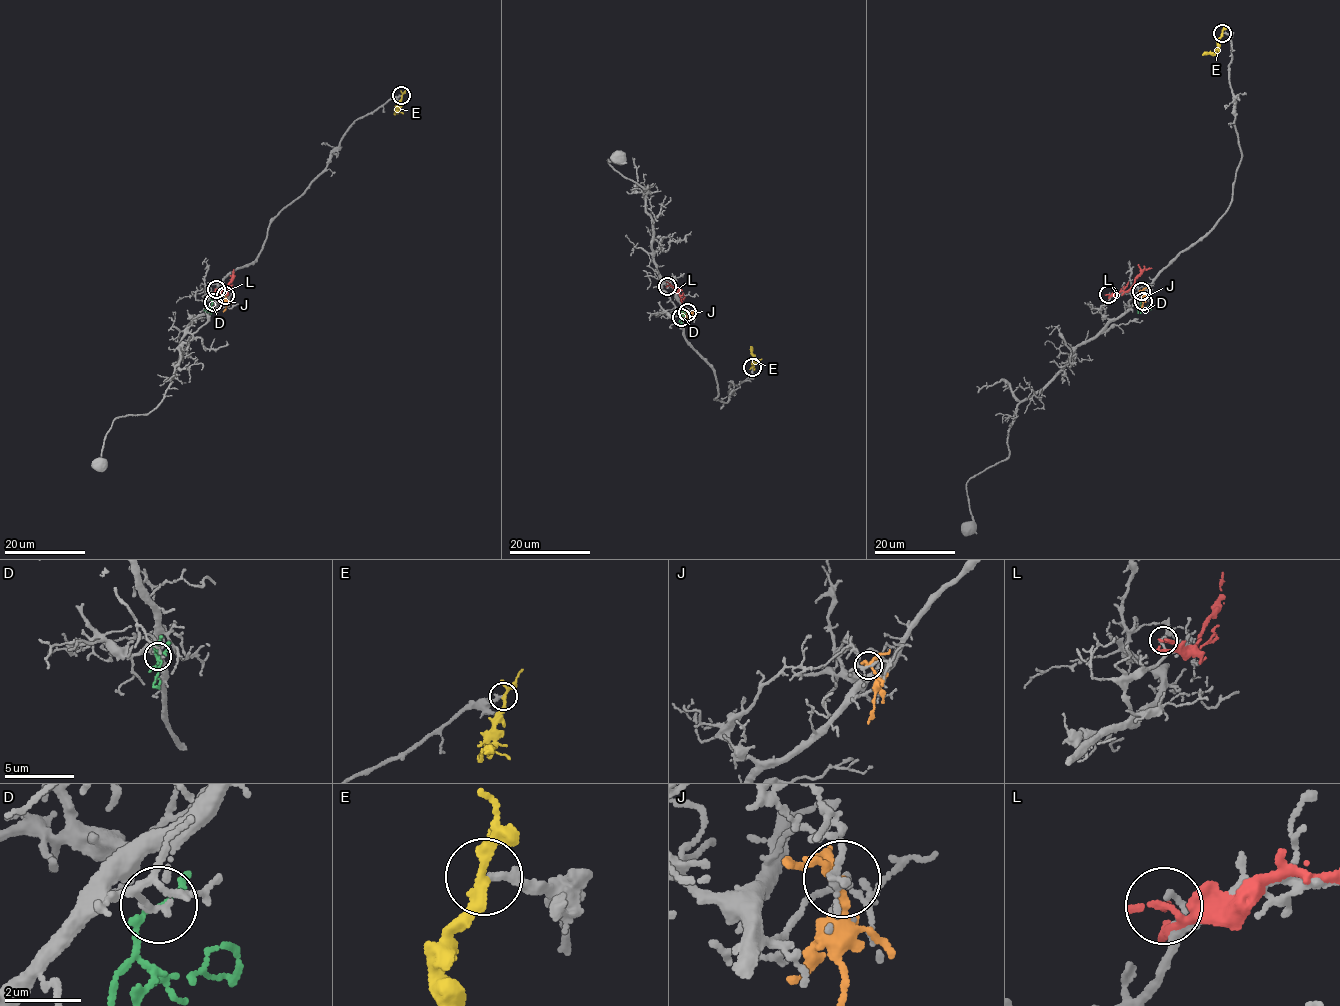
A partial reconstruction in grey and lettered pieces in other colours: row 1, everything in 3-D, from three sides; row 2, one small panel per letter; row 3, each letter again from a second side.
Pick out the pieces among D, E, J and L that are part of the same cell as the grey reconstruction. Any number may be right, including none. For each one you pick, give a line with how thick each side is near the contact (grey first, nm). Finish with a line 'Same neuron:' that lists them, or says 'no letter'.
E: calibres 200 and 170 nm
Same neuron: E

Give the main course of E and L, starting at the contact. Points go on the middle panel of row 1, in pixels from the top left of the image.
E: (752, 367), (755, 362), (750, 346)
L: (667, 285), (671, 285), (678, 292), (688, 322)

